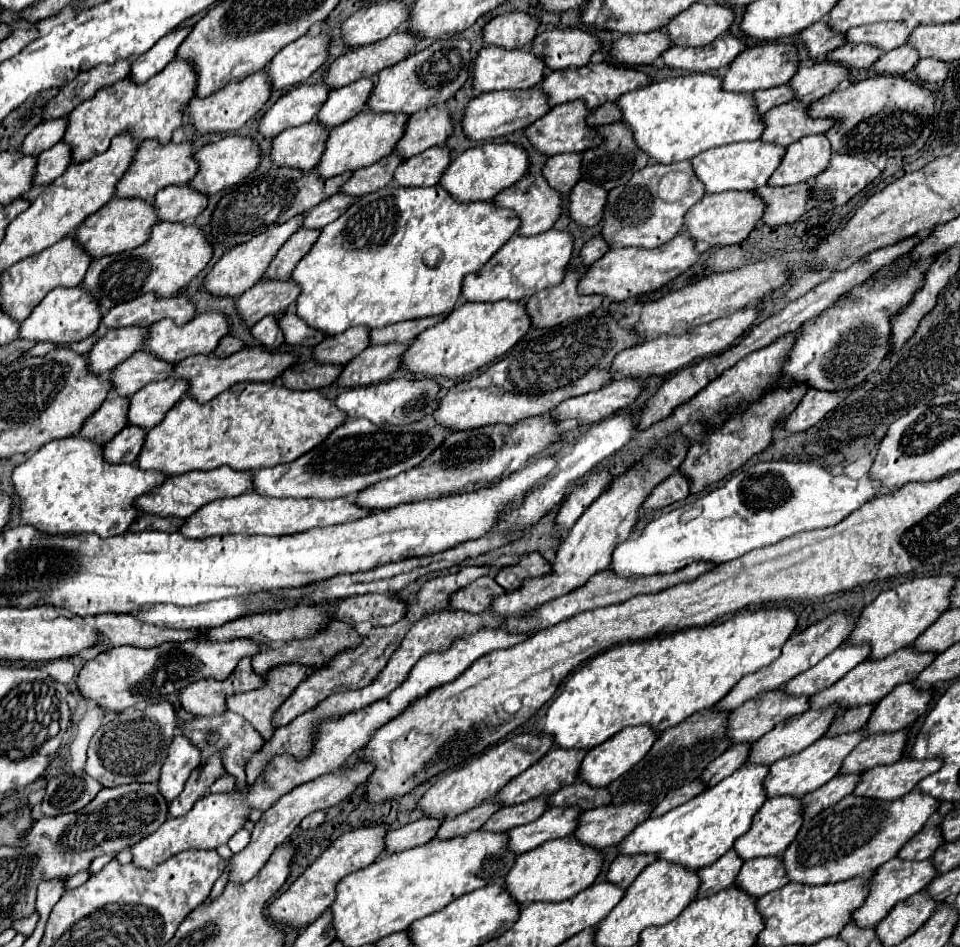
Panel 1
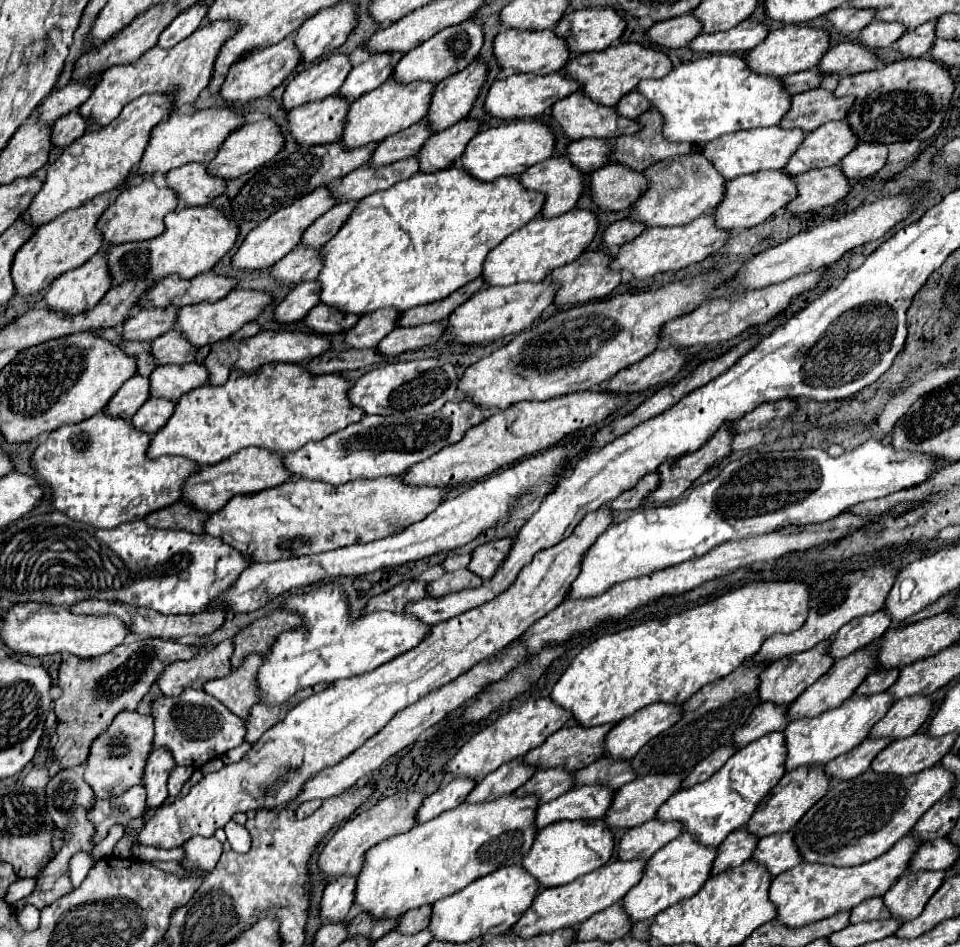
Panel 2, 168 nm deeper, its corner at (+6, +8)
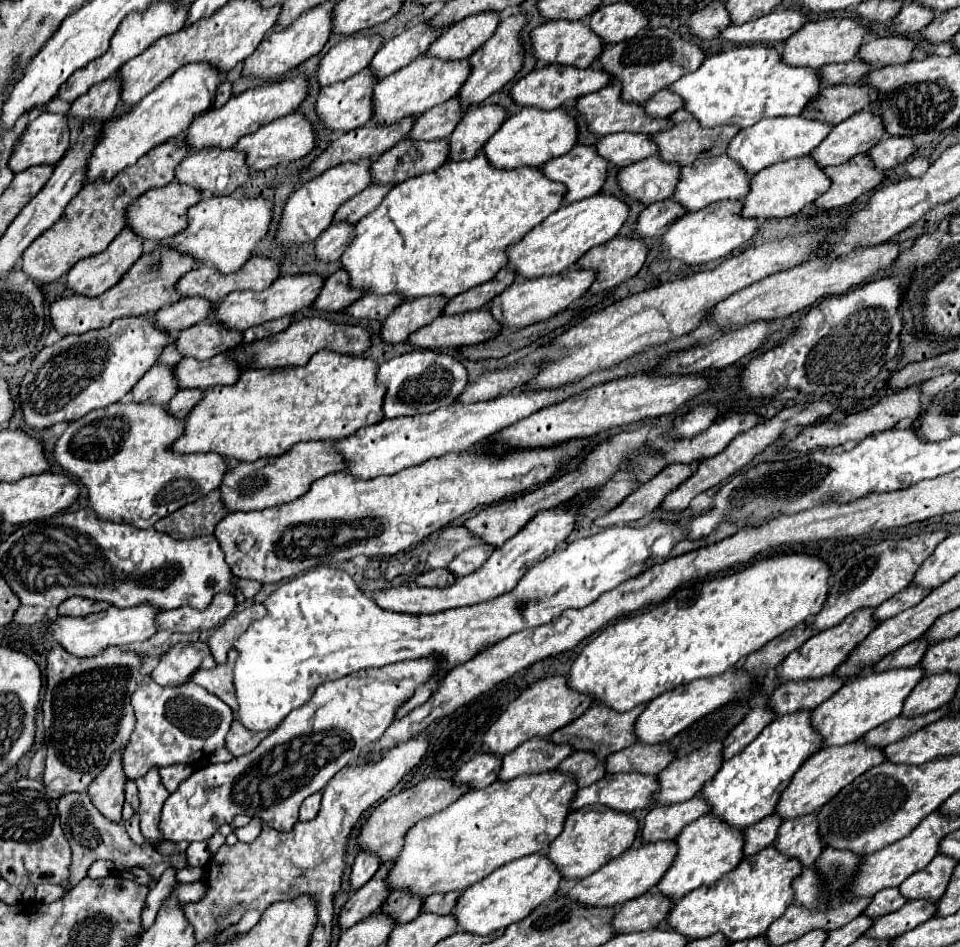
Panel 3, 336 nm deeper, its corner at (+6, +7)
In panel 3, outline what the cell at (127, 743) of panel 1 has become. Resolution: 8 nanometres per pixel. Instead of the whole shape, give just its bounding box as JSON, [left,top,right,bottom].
[88,750,128,822]

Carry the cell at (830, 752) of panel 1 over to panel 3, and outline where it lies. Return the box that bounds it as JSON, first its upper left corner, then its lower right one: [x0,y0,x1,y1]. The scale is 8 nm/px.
[810,666,924,746]

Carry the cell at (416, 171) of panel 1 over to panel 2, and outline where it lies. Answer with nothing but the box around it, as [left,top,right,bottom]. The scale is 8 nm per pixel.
[418,119,480,173]

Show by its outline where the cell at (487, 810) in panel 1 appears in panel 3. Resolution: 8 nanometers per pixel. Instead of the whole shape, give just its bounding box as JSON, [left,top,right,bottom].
[498,738,572,782]

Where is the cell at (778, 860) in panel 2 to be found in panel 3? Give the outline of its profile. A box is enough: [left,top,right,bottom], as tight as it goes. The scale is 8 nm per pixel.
[772,814,822,866]

